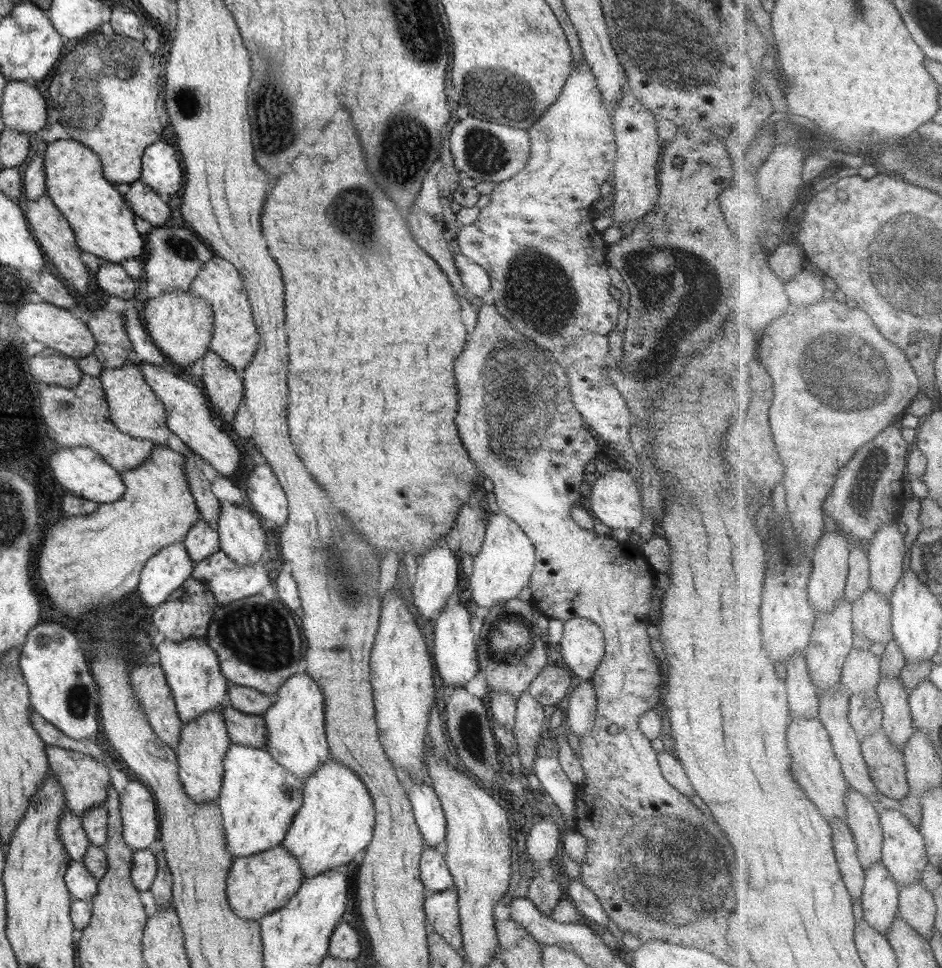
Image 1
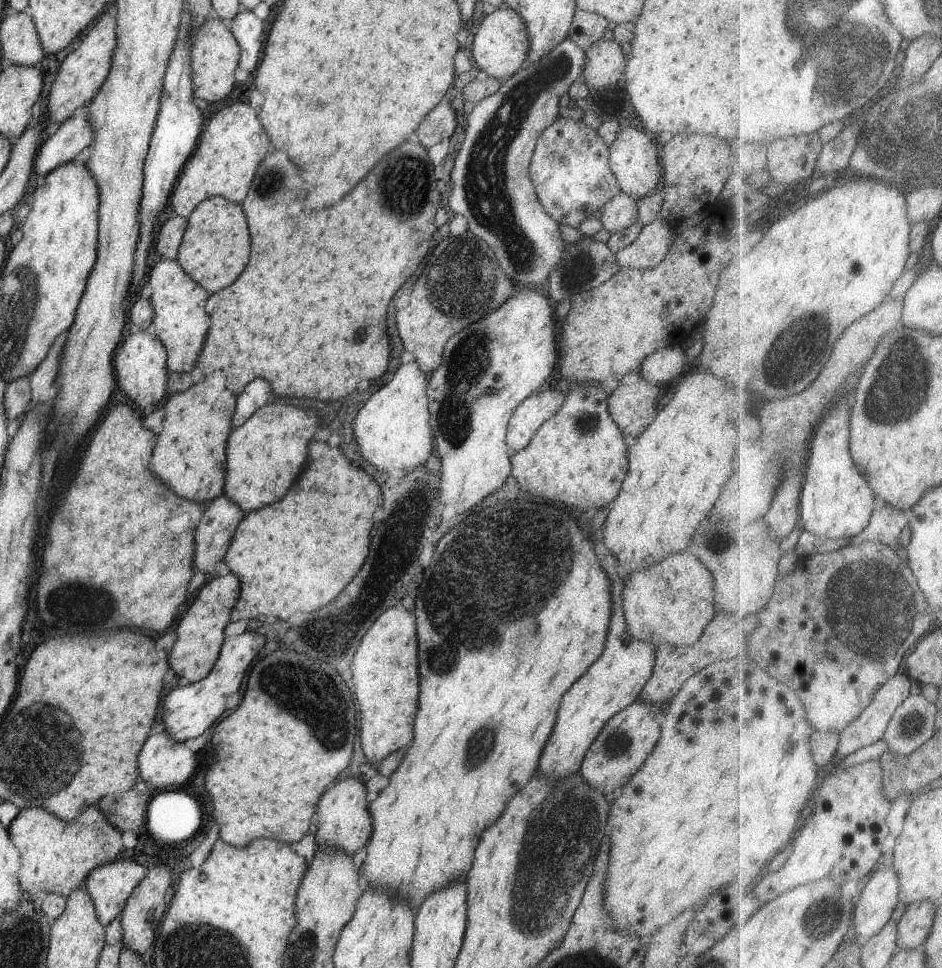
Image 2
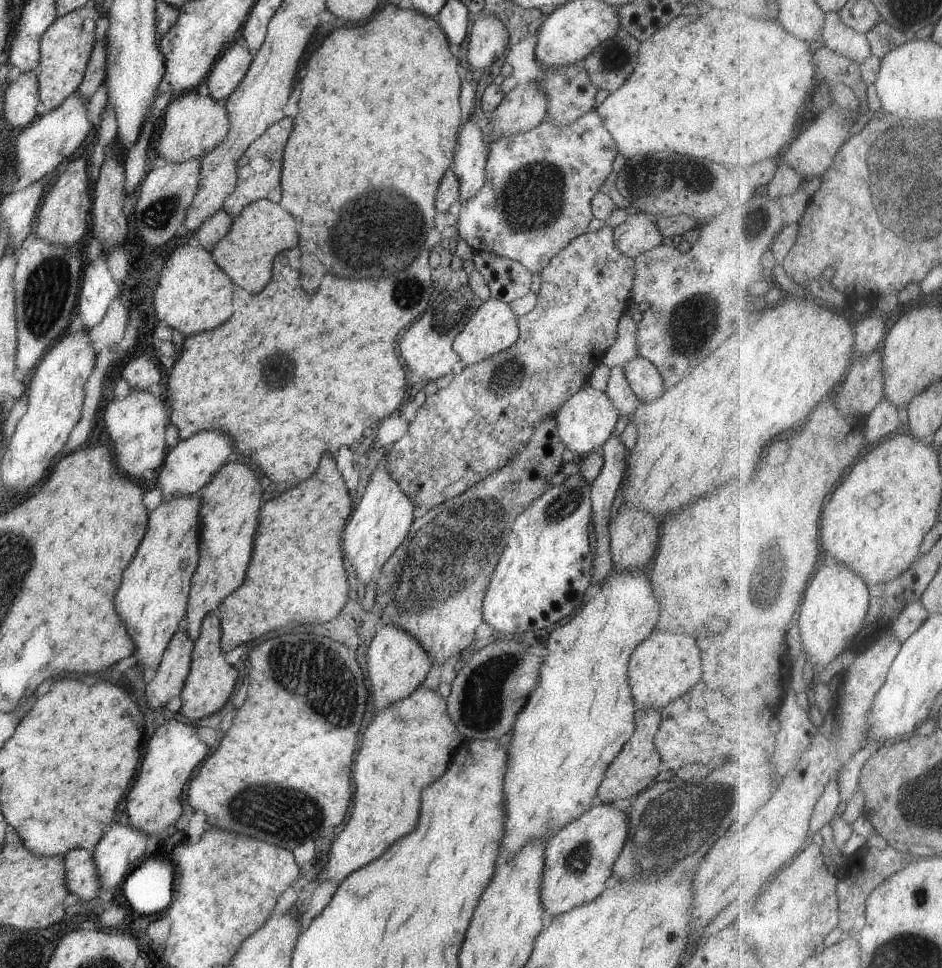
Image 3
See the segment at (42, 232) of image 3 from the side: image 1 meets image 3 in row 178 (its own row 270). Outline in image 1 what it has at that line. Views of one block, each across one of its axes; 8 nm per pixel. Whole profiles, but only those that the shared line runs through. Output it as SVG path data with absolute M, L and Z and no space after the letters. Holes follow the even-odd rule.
M43 195L39 200L28 202L25 218L29 222L34 239L38 241L38 246L45 254L46 260L49 260L52 268L56 271L57 276L66 282L75 294L84 294L88 290L88 282L90 282L88 272L91 270L84 265L80 258L83 250L76 244L74 232L68 225L68 221L56 209L48 195Z

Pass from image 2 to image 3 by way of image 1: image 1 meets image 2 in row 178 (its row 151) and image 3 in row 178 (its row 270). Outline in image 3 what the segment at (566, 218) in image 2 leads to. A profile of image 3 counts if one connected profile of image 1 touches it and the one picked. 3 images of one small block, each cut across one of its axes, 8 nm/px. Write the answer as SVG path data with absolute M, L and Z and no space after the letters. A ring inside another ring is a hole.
M595 110L584 112L584 116L580 116L578 120L574 120L572 124L568 124L568 126L556 126L556 124L552 124L552 120L549 120L547 117L544 118L536 128L532 128L529 132L523 134L510 134L510 136L498 136L496 140L488 142L487 145L485 167L486 182L484 182L484 186L474 194L473 198L466 200L464 205L460 206L460 214L457 221L460 238L475 252L493 252L500 257L522 264L532 275L540 275L540 272L550 264L550 260L552 260L564 246L568 246L572 240L587 233L588 225L591 220L594 219L591 208L592 196L594 196L596 192L599 192L600 186L604 184L604 181L611 174L613 170L612 165L616 156L618 156L616 144L614 140L612 140L612 136L608 133L608 130L604 128L602 118L600 118Z

